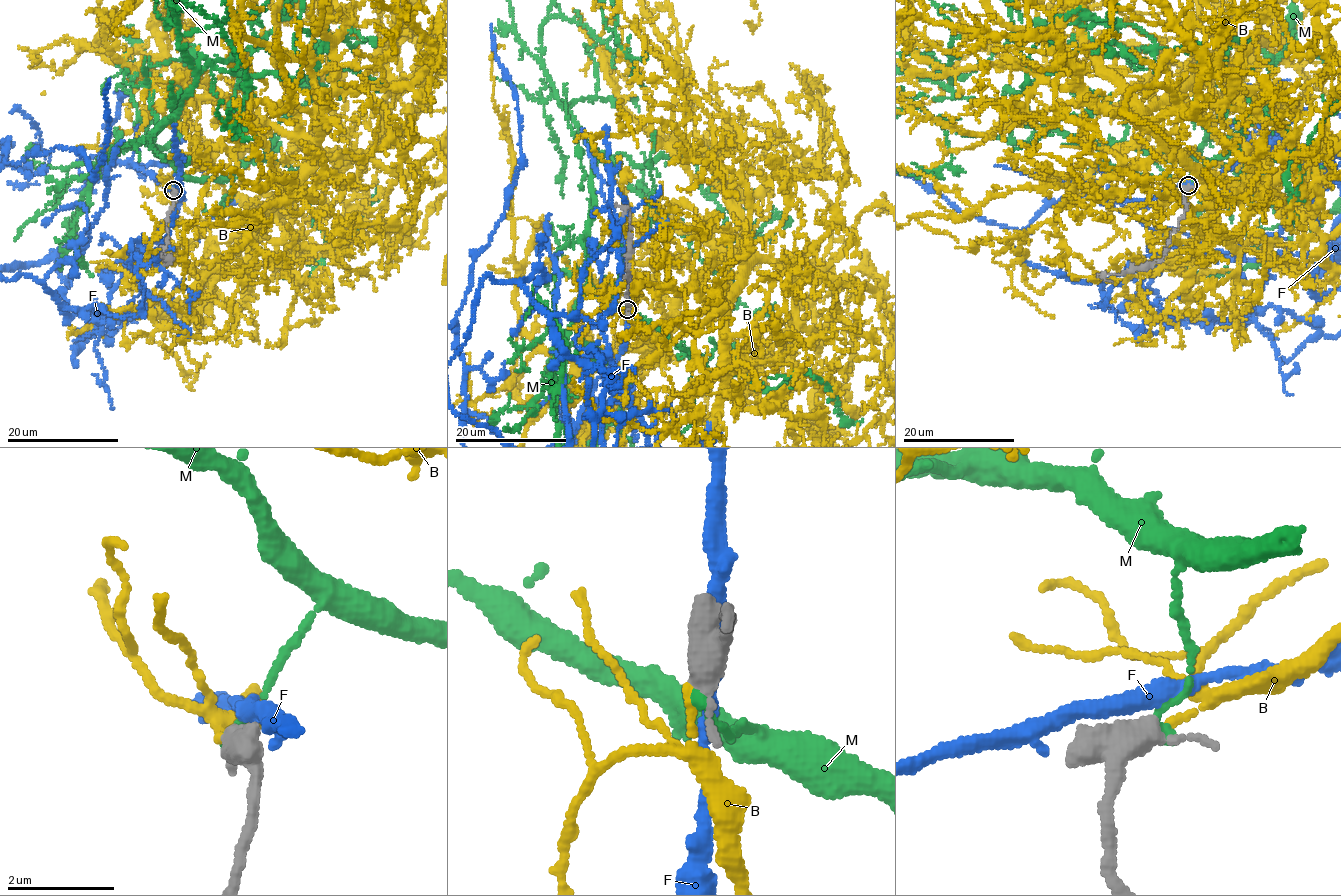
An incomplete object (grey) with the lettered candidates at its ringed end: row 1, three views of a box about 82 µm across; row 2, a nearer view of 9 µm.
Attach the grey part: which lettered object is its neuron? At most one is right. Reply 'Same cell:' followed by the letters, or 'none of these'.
Same cell: none of these

